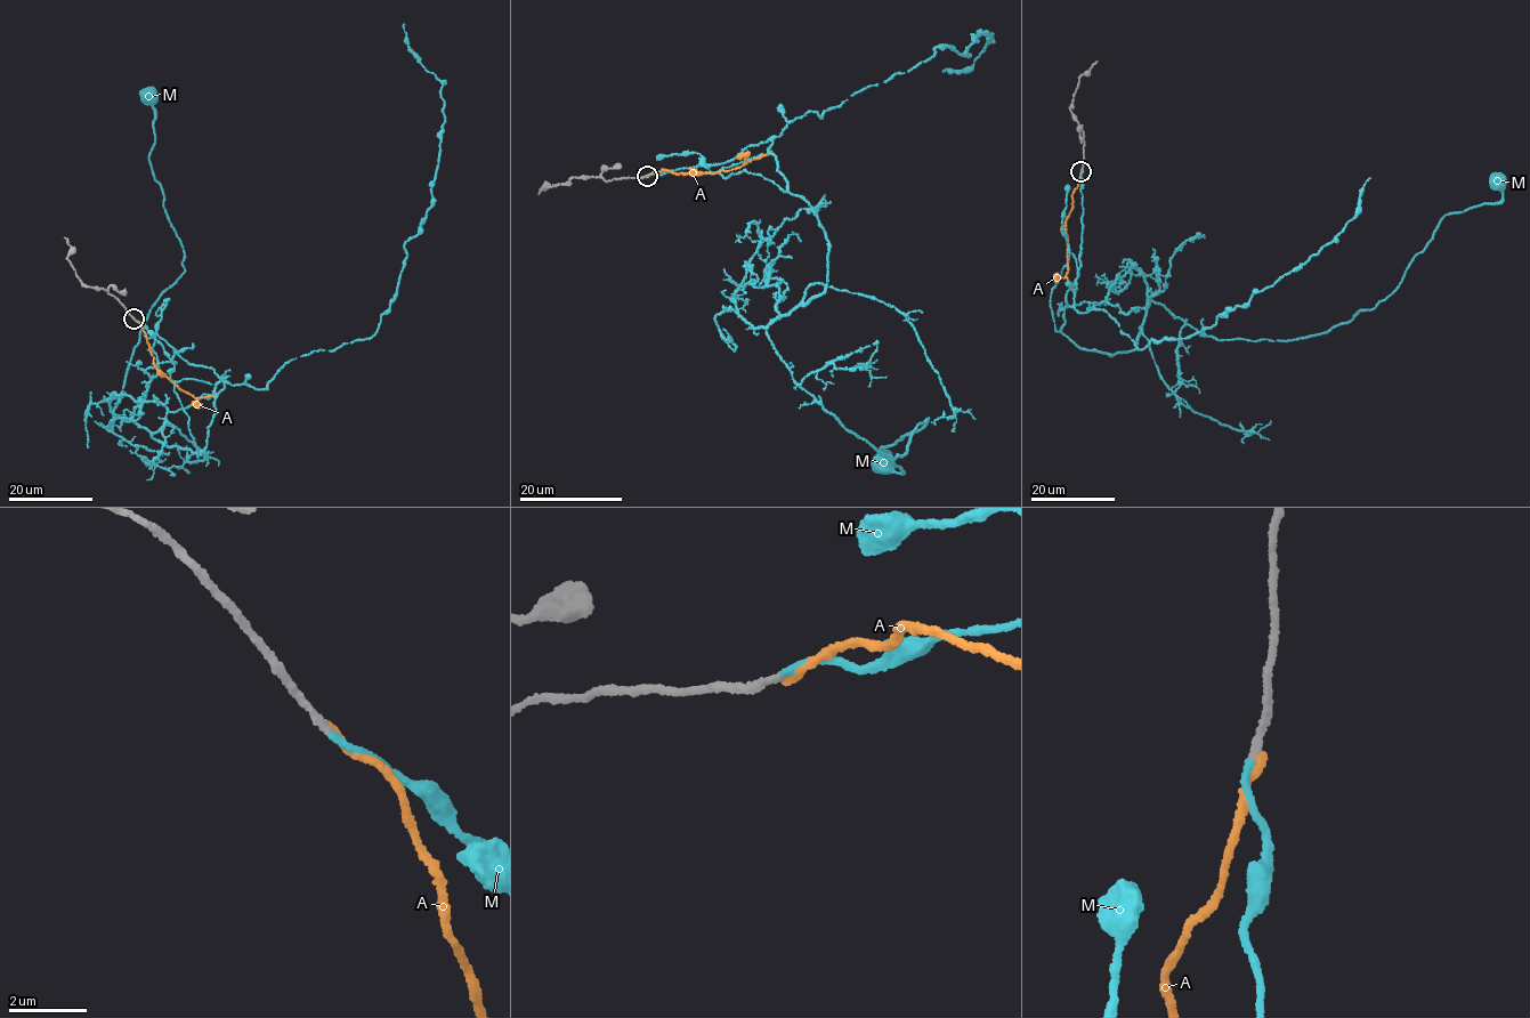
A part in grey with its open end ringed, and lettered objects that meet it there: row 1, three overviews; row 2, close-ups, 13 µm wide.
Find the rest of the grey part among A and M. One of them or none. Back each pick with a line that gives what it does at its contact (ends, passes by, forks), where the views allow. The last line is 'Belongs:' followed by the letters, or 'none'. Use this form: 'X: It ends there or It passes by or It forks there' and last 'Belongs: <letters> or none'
M: It ends there
Belongs: M

